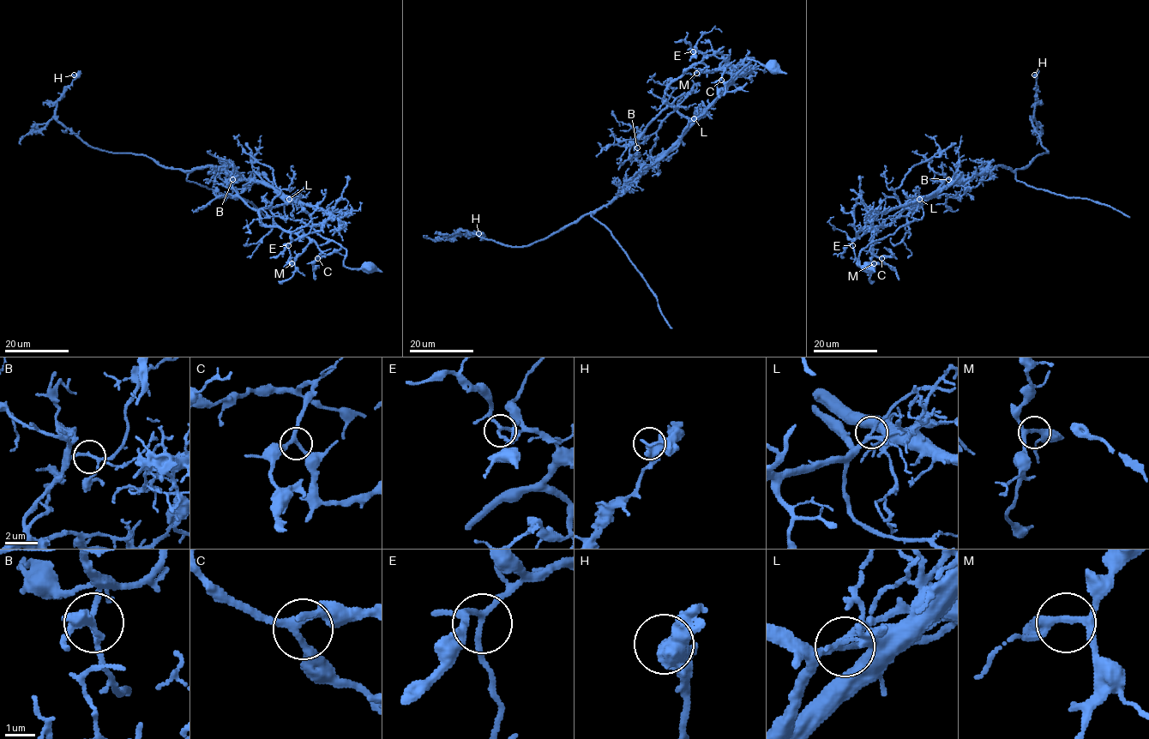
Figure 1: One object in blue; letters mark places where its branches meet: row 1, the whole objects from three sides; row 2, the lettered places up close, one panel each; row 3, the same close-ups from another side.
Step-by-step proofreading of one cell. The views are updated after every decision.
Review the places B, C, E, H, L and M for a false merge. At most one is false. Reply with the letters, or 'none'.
L

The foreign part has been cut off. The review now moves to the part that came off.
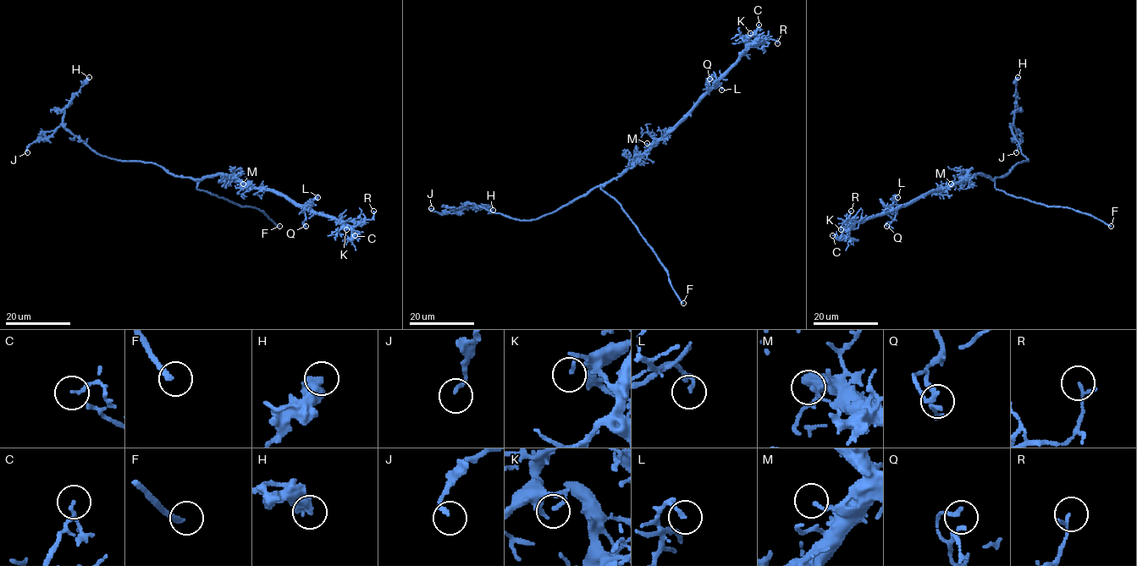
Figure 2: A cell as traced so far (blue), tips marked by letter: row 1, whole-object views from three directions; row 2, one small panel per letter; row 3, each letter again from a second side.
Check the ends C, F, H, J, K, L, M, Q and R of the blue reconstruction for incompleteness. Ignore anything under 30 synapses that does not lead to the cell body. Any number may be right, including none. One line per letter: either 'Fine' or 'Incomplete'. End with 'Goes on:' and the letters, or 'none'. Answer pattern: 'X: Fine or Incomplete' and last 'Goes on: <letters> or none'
C: Fine
F: Incomplete
H: Fine
J: Fine
K: Fine
L: Fine
M: Fine
Q: Fine
R: Fine
Goes on: F

